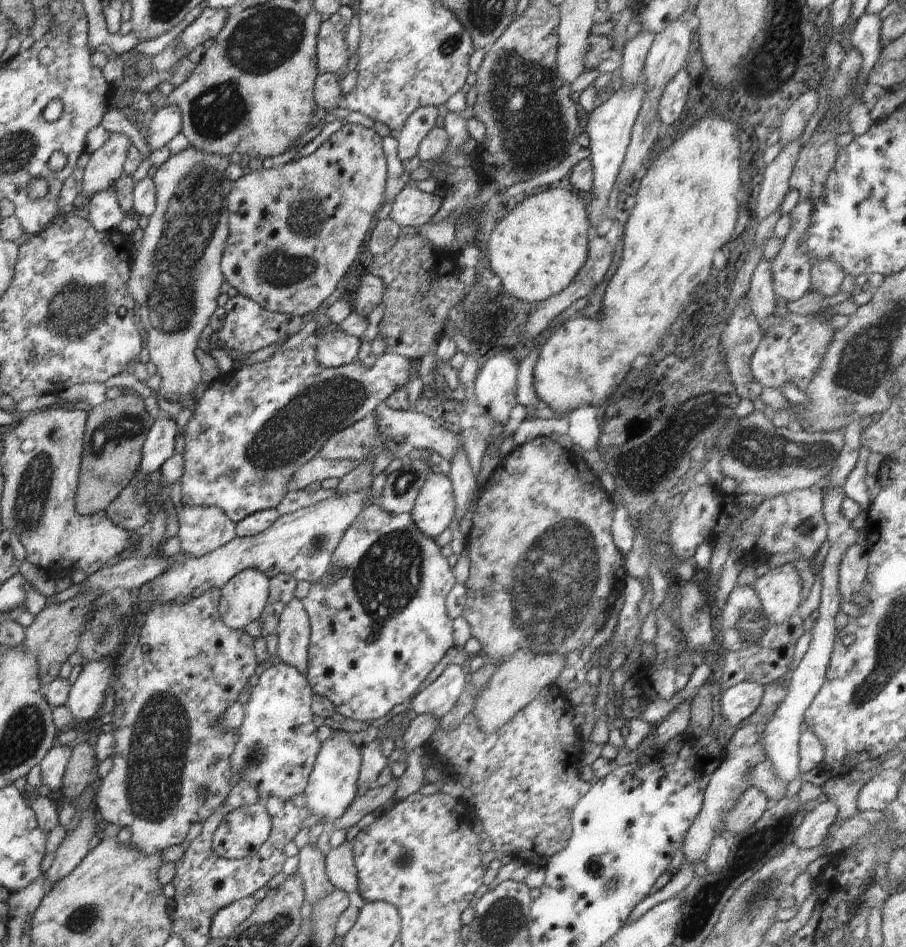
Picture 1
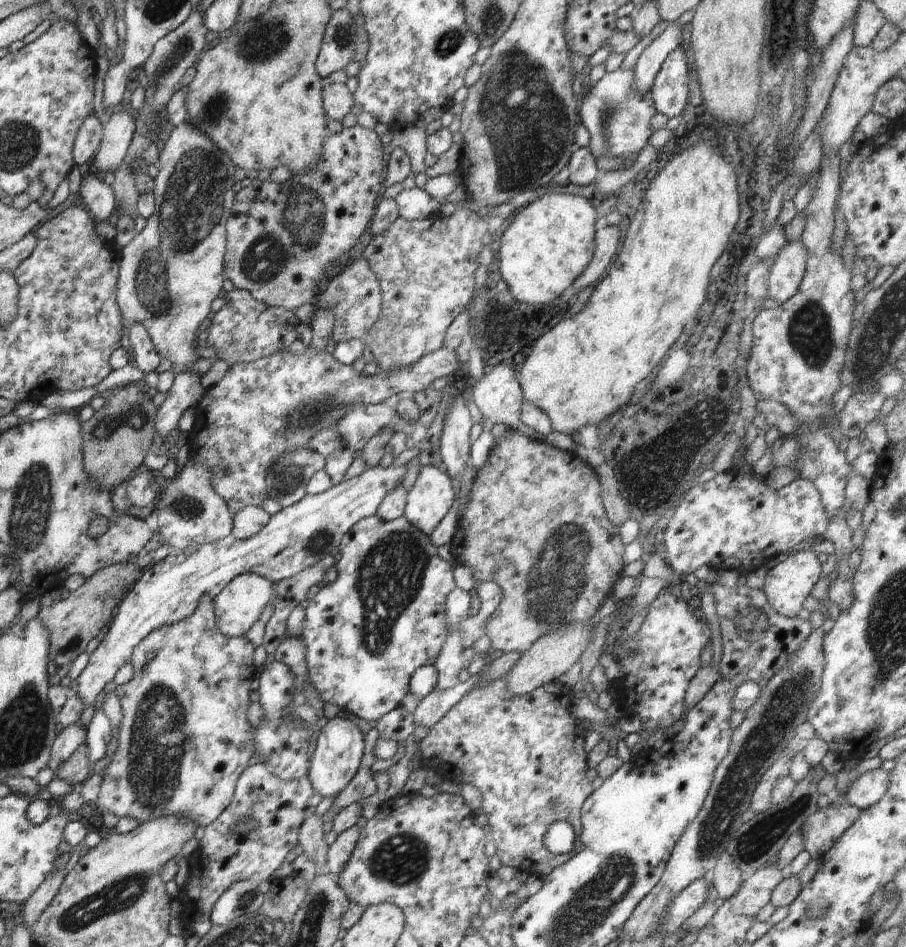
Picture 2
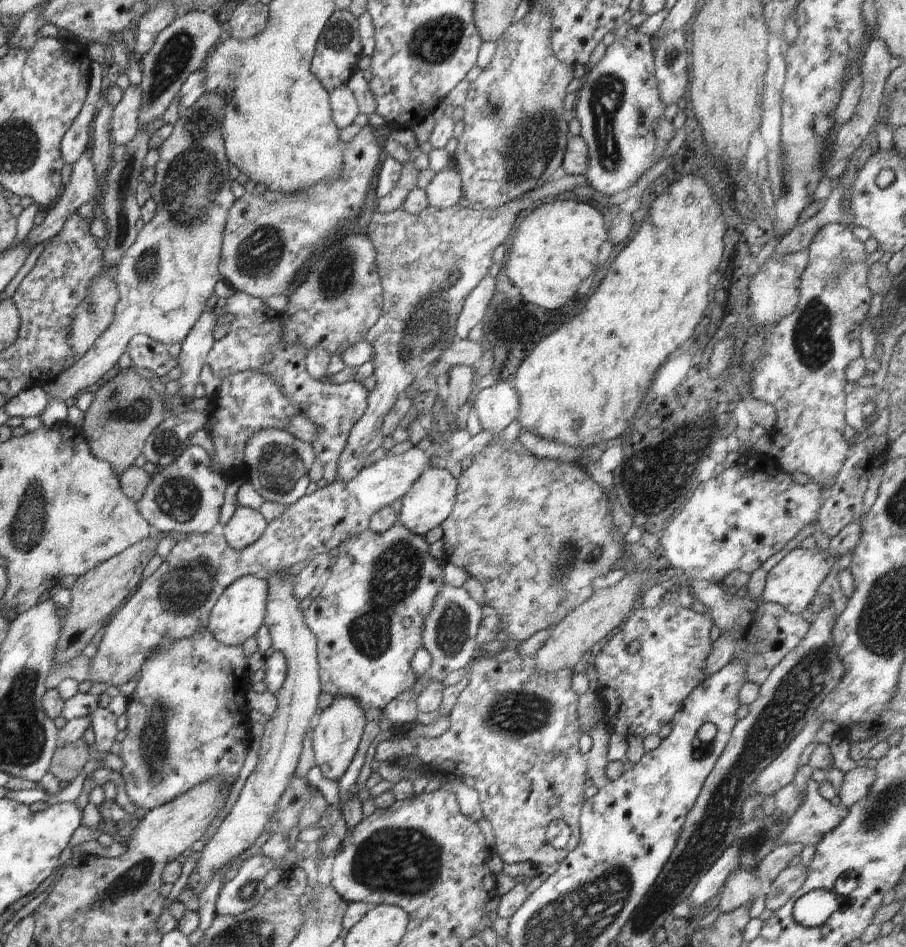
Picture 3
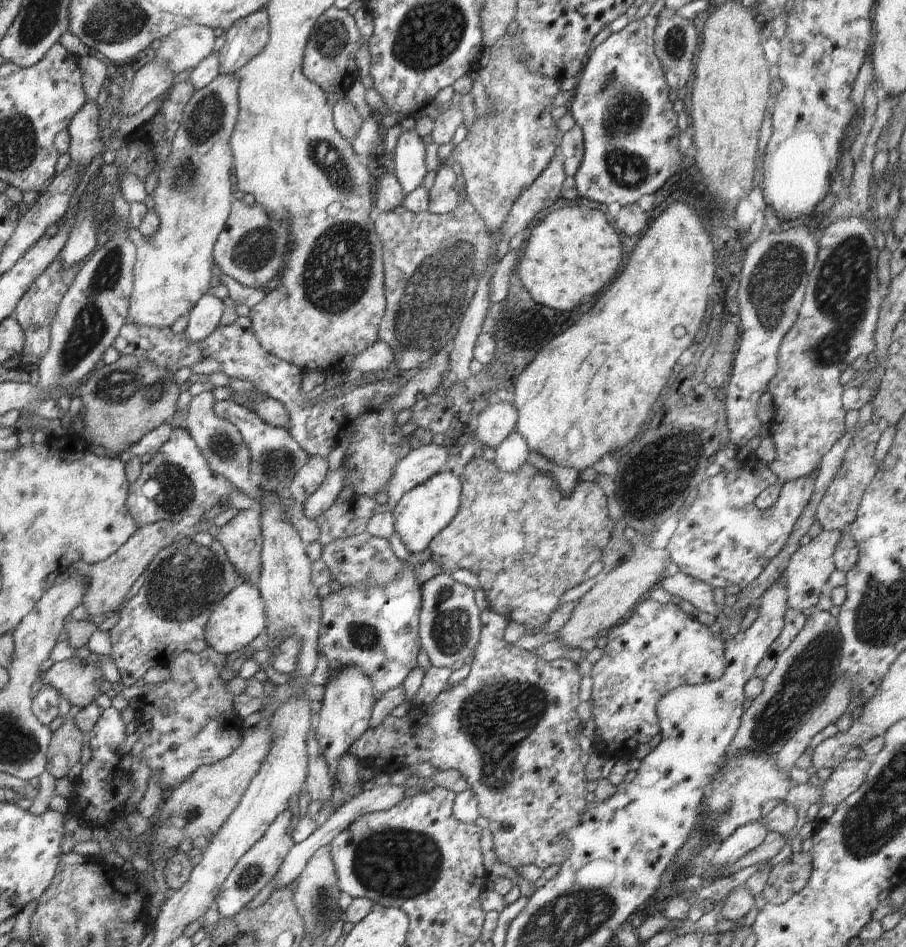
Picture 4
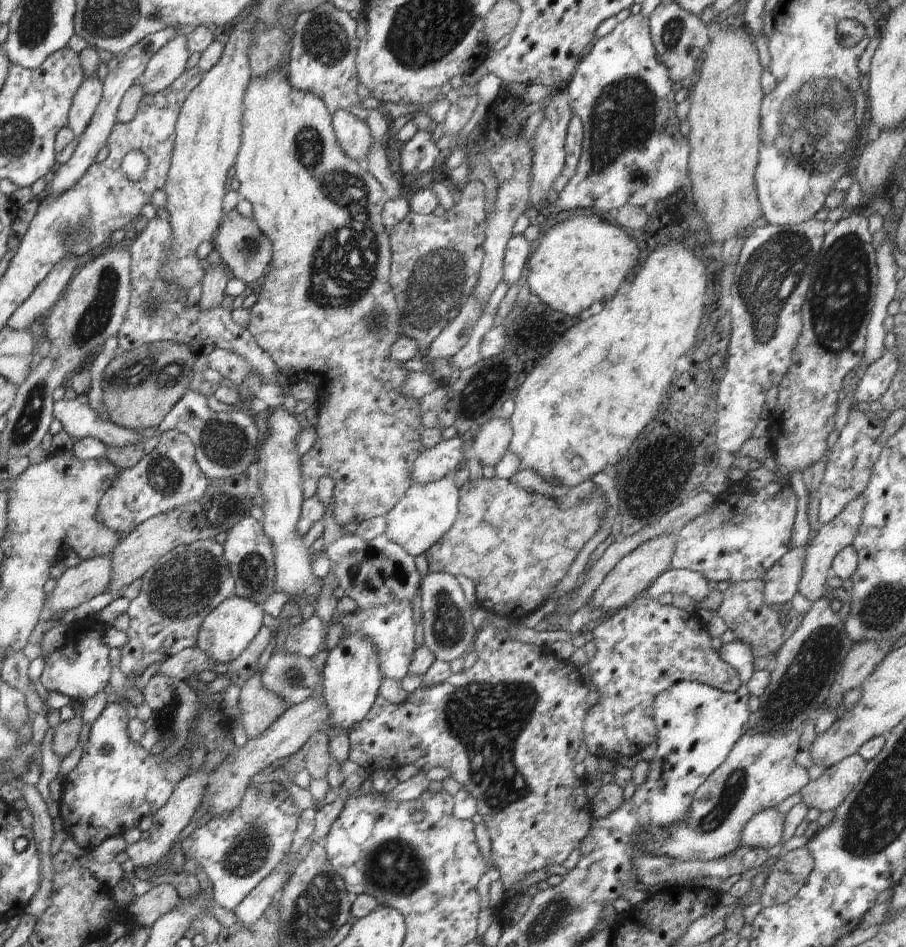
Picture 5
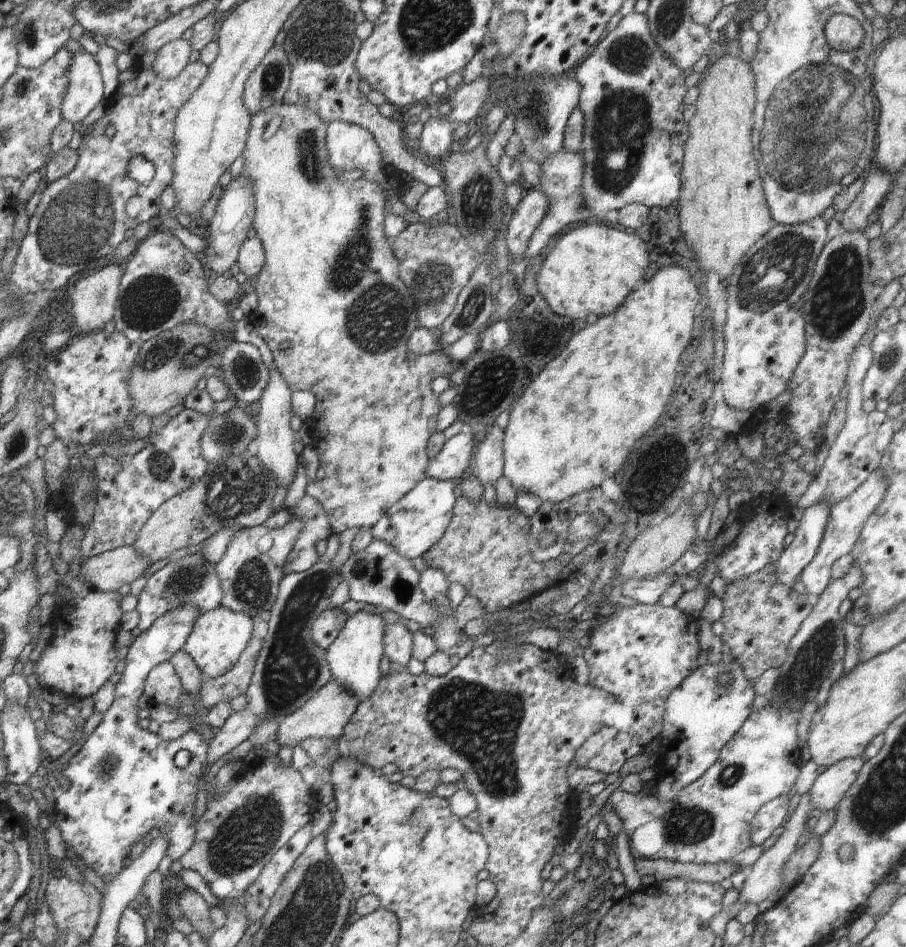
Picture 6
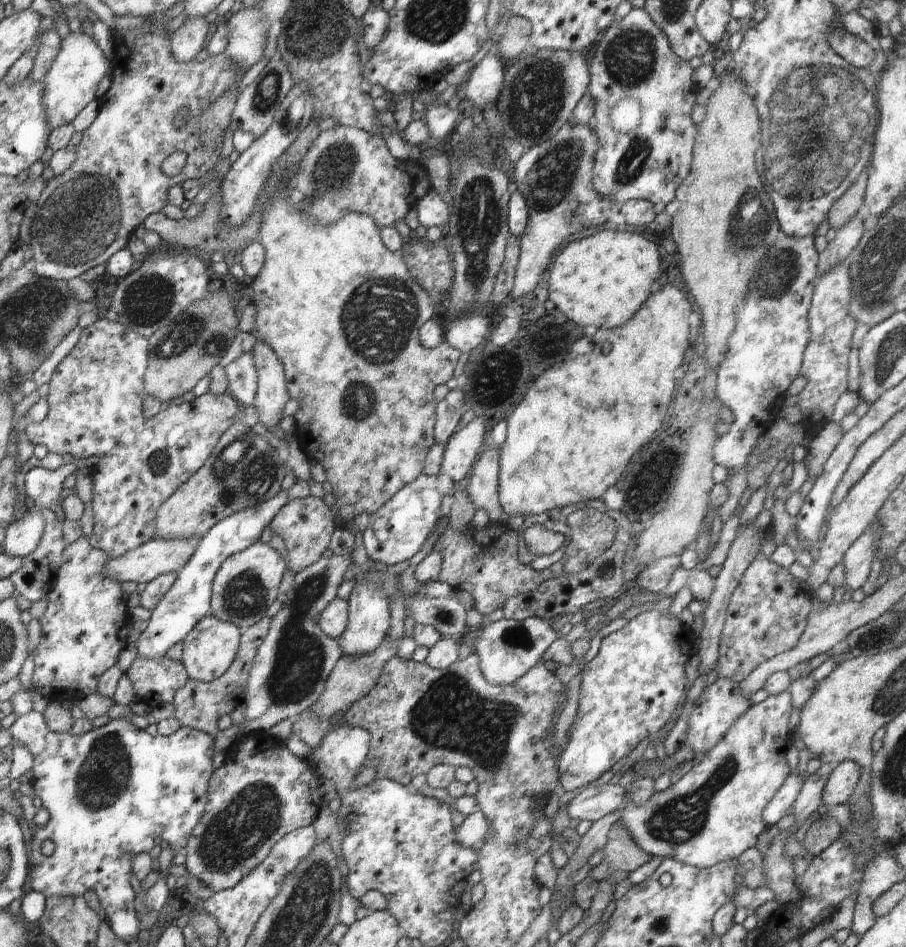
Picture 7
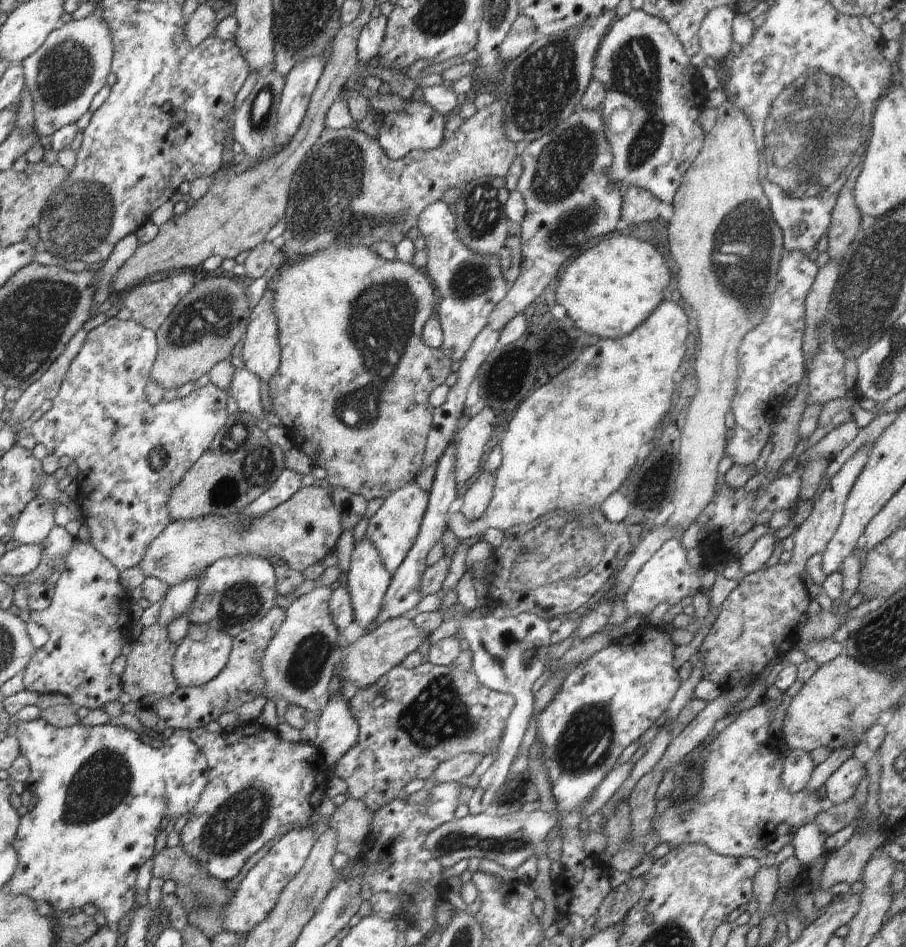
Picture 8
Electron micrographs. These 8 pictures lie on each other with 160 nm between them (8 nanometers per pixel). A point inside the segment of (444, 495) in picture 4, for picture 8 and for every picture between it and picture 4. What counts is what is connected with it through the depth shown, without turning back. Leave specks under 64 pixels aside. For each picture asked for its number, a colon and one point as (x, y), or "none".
5: (427, 511)
6: (419, 520)
7: (397, 531)
8: (393, 530)

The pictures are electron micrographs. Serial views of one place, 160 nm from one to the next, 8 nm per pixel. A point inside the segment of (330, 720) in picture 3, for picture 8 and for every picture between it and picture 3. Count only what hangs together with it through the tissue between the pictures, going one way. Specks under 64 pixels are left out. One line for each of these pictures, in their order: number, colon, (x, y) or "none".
4: (347, 705)
5: (351, 678)
6: (354, 659)
7: (369, 620)
8: (367, 580)

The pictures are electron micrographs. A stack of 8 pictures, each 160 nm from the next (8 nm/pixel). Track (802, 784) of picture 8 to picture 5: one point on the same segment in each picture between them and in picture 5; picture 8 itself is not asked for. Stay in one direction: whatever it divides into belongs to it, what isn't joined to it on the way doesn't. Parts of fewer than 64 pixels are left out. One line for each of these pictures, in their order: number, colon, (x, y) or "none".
5: (764, 830)
6: (769, 820)
7: (786, 796)

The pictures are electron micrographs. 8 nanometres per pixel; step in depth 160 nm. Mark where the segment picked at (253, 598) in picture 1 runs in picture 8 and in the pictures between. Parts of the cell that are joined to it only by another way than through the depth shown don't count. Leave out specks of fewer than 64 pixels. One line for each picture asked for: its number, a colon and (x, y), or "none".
2: (239, 605)
3: (237, 615)
4: (240, 618)
5: (226, 632)
6: (219, 638)
7: (209, 650)
8: (202, 655)

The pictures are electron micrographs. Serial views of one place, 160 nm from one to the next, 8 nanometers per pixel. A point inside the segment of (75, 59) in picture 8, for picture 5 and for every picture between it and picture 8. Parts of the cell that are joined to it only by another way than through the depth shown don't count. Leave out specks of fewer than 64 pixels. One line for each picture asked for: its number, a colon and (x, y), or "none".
5: (86, 100)
6: (86, 88)
7: (71, 84)

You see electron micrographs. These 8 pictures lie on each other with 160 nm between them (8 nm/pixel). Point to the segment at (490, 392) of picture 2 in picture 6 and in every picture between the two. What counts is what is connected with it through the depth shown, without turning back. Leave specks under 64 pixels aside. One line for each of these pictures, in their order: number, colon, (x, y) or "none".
3: (497, 406)
4: (500, 418)
5: (492, 441)
6: (488, 460)

